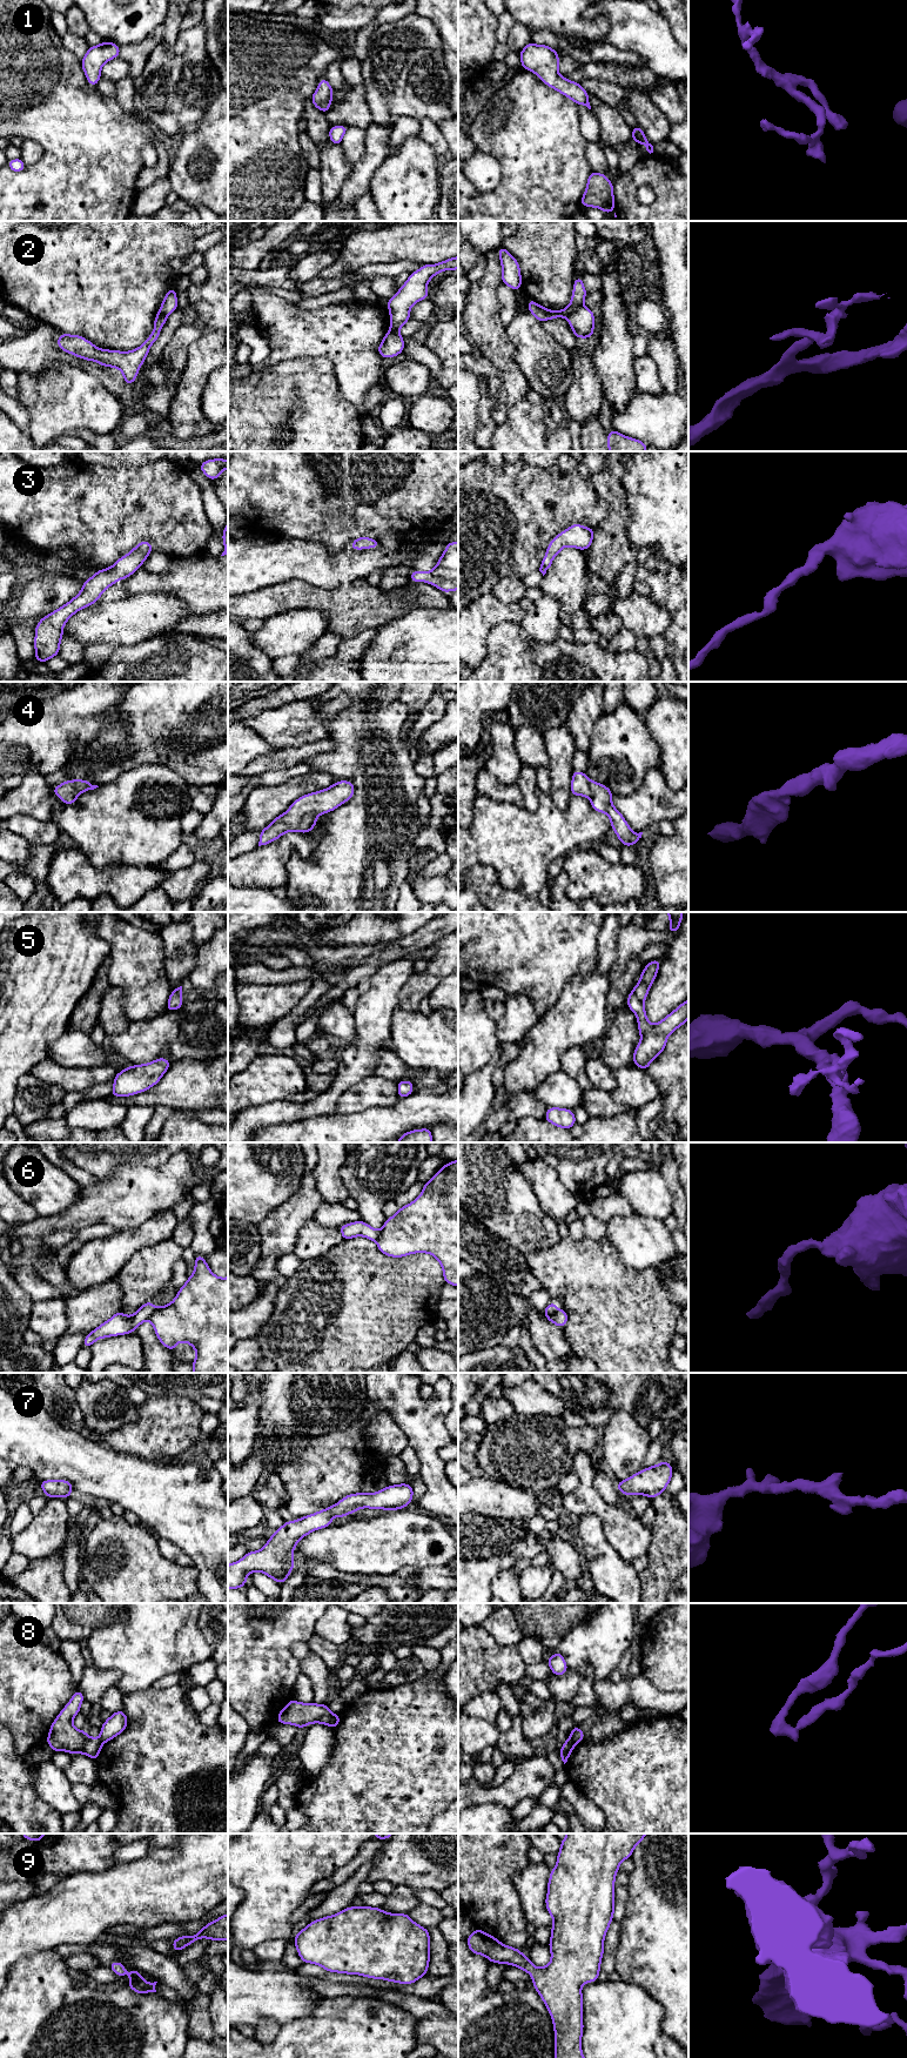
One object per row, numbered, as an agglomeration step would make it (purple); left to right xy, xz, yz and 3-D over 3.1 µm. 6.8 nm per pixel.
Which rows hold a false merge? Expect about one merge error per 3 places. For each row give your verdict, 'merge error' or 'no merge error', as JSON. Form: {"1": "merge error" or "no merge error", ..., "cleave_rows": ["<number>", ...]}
{"1": "no merge error", "2": "merge error", "3": "no merge error", "4": "no merge error", "5": "no merge error", "6": "merge error", "7": "no merge error", "8": "merge error", "9": "no merge error", "cleave_rows": ["2", "6", "8"]}

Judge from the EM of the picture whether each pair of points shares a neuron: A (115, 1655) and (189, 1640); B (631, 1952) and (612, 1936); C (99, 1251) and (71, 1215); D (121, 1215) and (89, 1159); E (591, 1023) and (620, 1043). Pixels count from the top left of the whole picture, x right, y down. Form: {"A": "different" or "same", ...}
{"A": "same", "B": "different", "C": "different", "D": "different", "E": "different"}

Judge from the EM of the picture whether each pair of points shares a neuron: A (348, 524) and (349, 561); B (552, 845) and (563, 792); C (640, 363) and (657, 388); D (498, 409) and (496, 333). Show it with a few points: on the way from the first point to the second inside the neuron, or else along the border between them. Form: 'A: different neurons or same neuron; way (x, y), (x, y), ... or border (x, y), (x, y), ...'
A: different neurons; border (321, 543), (331, 552), (340, 552), (348, 548)
B: different neurons; border (549, 793), (561, 809), (566, 808), (572, 796)
C: same neuron; way (645, 369), (646, 376), (651, 382)
D: same neuron; way (508, 390), (508, 368), (499, 352)

